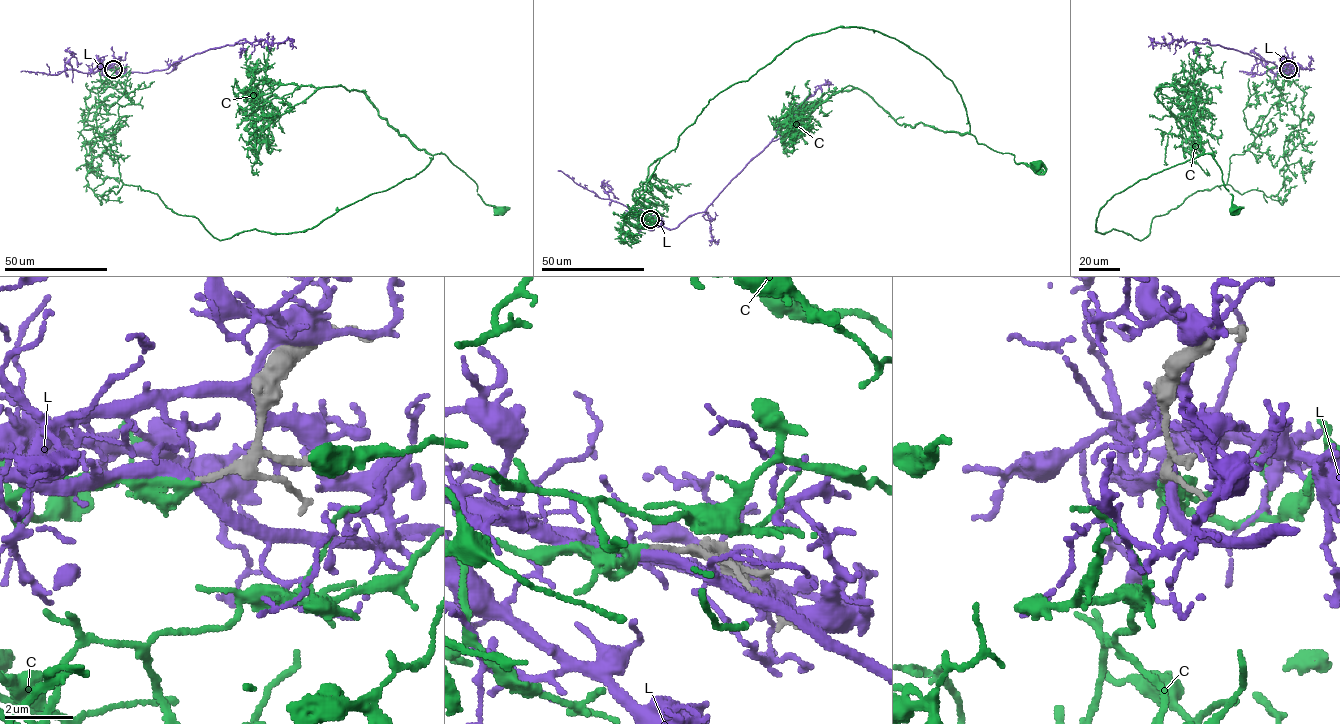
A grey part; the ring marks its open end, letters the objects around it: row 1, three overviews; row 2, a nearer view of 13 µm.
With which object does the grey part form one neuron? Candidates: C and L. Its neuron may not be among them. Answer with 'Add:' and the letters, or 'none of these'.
Add: C

